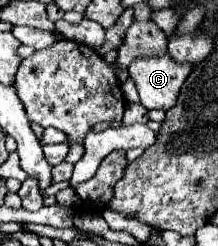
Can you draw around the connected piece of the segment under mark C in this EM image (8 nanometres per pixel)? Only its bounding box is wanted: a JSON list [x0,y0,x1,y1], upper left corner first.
[128,54,190,110]

